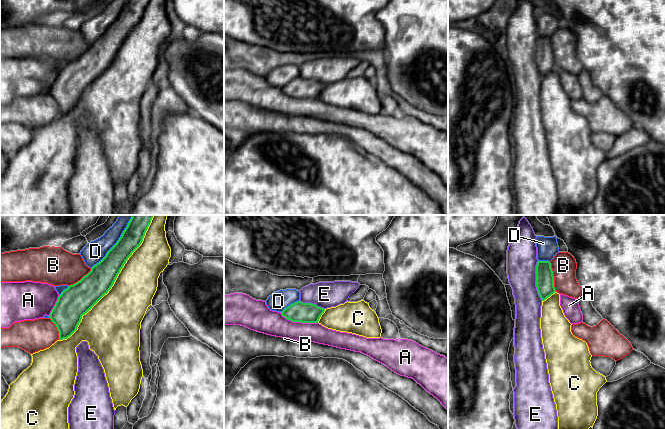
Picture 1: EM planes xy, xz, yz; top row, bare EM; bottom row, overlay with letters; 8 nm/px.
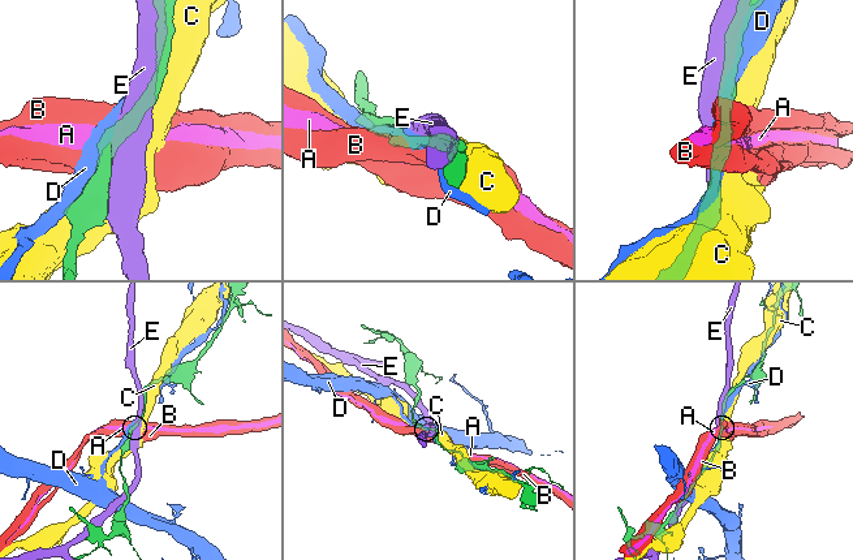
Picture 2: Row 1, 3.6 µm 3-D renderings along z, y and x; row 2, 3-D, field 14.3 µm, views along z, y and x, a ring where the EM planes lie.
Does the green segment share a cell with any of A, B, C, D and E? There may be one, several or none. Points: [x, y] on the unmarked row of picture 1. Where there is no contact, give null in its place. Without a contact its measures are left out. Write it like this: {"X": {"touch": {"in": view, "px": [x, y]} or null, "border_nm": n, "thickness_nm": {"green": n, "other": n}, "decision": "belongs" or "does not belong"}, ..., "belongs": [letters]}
{"A": {"touch": {"in": "xz", "px": [298, 97]}, "border_nm": 320, "thickness_nm": {"green": 160, "other": 200}, "decision": "does not belong"}, "B": {"touch": {"in": "yz", "px": [553, 53]}, "border_nm": 240, "thickness_nm": {"green": 140, "other": 200}, "decision": "does not belong"}, "C": {"touch": {"in": "xy", "px": [112, 61]}, "border_nm": 1200, "thickness_nm": {"green": 240, "other": 380}, "decision": "does not belong"}, "D": {"touch": {"in": "xy", "px": [112, 23]}, "border_nm": 460, "thickness_nm": {"green": 220, "other": 170}, "decision": "does not belong"}, "E": {"touch": {"in": "yz", "px": [536, 57]}, "border_nm": 320, "thickness_nm": {"green": 140, "other": 240}, "decision": "does not belong"}, "belongs": []}

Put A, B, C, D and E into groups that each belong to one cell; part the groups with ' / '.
A B / C / D / E

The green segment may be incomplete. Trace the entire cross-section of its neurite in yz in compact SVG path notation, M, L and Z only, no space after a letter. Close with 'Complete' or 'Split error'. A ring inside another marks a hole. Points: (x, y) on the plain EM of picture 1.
M538 37L536 41L536 63L542 77L556 68L554 52L549 37Z. Complete

